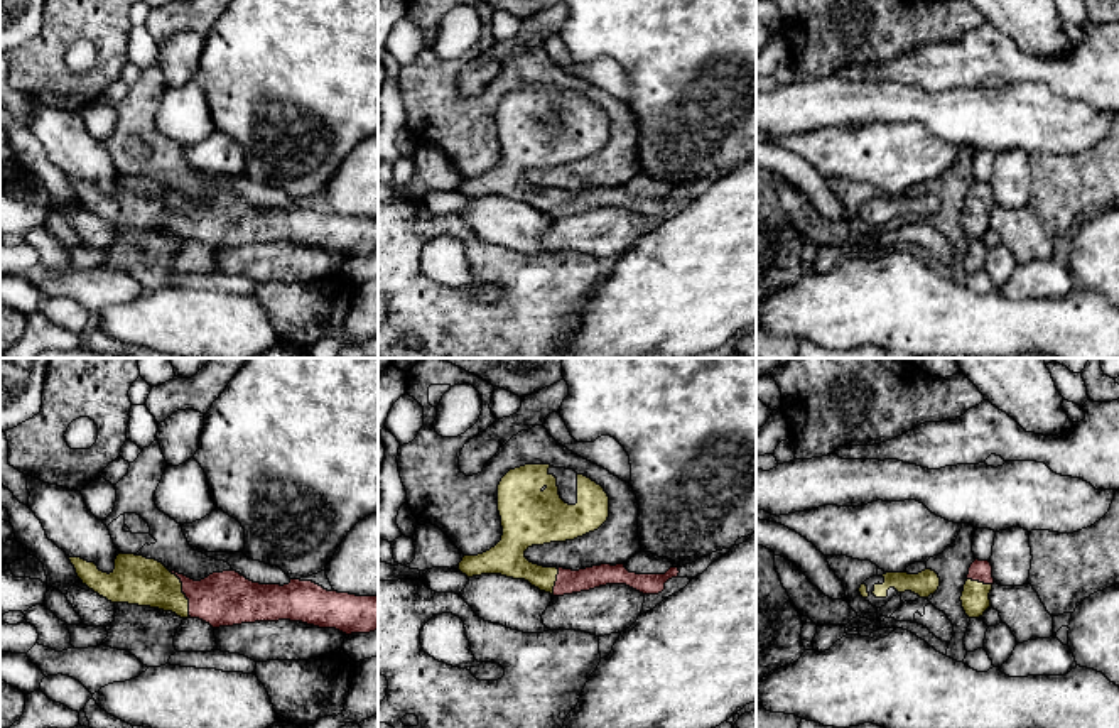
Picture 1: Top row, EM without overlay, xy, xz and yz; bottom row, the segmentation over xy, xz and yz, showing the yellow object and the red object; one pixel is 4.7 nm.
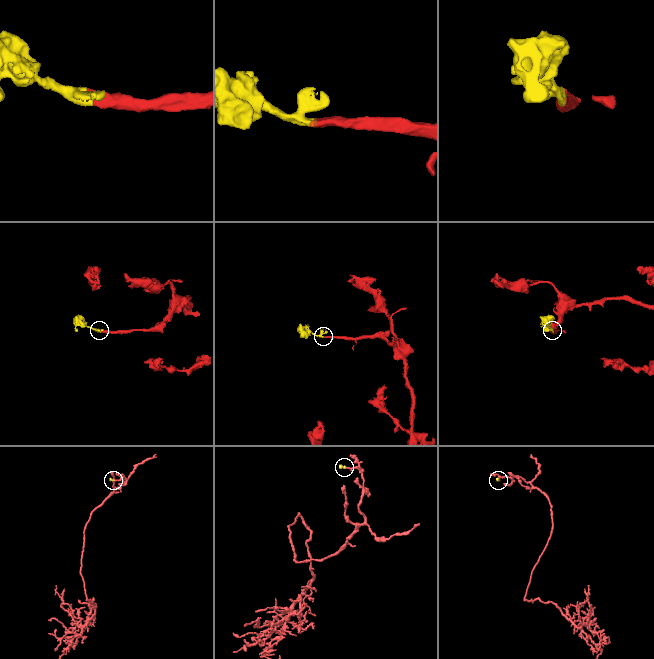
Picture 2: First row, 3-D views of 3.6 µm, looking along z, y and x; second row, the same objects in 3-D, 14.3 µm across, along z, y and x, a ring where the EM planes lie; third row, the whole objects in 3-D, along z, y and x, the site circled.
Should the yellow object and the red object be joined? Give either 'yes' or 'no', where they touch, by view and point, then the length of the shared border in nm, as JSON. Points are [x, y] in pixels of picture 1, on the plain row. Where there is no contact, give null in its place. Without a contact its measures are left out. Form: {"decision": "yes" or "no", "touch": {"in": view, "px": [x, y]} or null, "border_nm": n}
{"decision": "yes", "touch": {"in": "xy", "px": [183, 215]}, "border_nm": 240}

